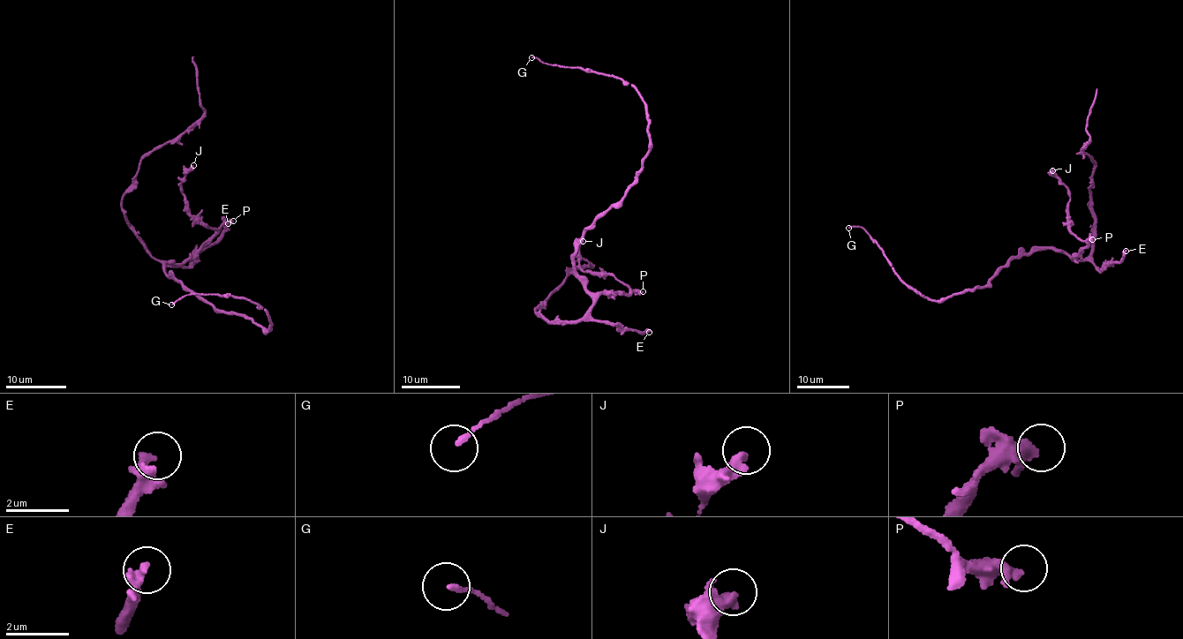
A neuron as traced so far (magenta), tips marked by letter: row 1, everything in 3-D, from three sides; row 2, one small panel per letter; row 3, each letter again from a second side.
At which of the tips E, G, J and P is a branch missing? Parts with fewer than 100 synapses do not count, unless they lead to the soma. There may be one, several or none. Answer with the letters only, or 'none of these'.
none of these

